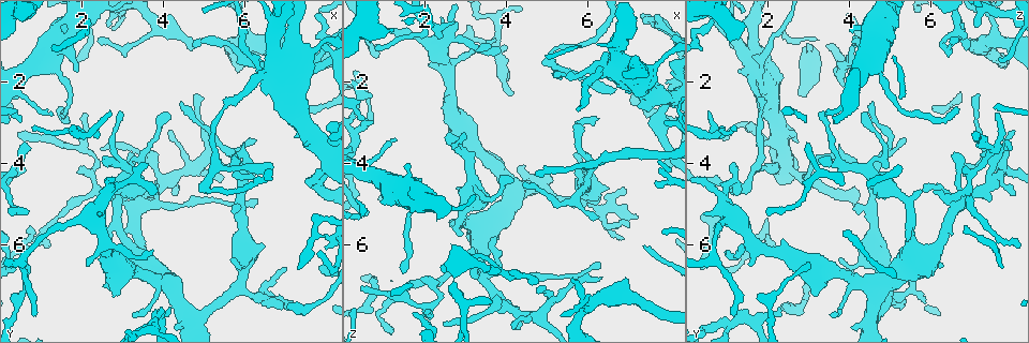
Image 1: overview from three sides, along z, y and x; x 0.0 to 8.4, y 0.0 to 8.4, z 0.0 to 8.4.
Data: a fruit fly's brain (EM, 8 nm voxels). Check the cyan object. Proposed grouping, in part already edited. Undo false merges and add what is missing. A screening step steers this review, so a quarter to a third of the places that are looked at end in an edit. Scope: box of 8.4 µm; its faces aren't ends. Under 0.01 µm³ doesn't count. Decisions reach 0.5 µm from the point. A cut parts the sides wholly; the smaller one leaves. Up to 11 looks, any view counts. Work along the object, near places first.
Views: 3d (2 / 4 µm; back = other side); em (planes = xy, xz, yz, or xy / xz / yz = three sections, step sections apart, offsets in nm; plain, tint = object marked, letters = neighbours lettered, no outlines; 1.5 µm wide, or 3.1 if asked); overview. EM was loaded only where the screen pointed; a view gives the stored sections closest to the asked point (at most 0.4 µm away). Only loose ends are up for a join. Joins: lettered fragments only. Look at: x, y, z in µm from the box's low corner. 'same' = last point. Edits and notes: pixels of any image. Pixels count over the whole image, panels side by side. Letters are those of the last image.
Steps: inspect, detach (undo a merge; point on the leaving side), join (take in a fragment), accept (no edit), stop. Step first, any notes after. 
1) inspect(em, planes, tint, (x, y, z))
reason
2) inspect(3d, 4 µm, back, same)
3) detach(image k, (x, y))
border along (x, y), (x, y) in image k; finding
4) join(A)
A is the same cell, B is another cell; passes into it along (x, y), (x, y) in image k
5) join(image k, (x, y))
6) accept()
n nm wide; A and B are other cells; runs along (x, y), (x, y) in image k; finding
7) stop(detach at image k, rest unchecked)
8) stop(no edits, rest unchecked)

inspect(em, planes, letters, (0.75, 3.15, 1.15))
thin end

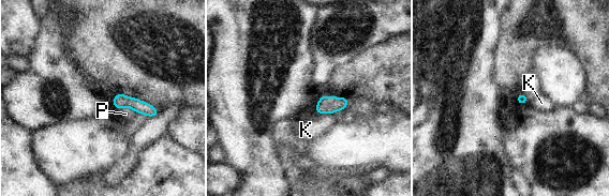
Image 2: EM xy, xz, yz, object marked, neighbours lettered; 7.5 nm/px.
accept()
K and P are other cells; runs along (116, 100), (128, 101), (154, 112) in image 2; no lettered fragment goes on from it

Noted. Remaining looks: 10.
inspect(3d, 2 µm, (1.55, 2.05, 4.90))
sudden change in width

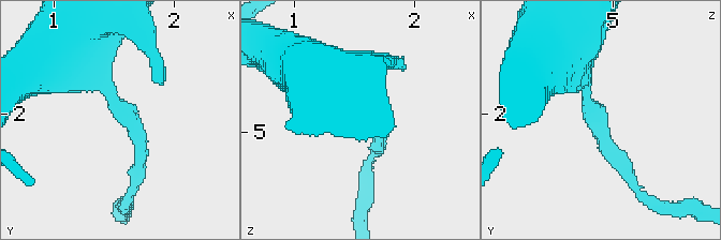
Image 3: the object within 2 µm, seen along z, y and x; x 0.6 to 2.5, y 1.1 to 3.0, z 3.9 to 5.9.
inspect(em, planes, letters, (1.60, 2.02, 4.86))

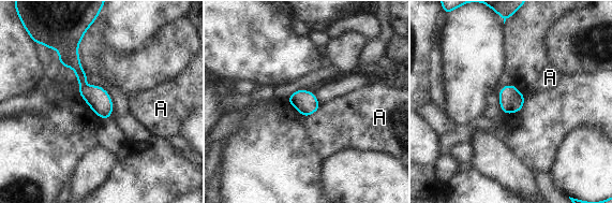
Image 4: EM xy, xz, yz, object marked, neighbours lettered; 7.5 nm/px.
accept()
A is another cell; all the same neuron

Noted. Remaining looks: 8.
inspect(em, planes, tint, (4.75, 2.35, 7.15))
an open end

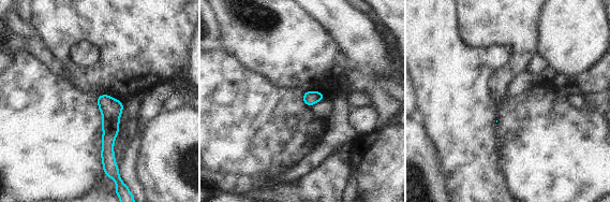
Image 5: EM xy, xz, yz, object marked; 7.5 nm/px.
inspect(em, planes, letters, same)

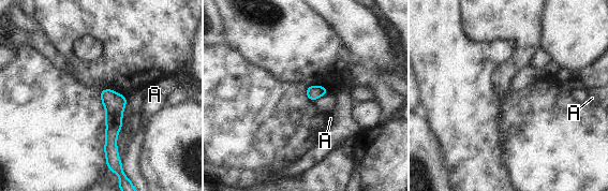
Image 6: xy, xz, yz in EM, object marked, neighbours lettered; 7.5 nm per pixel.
accept()
A is another cell; border along (121, 162), (122, 165) in image 6; none of them fits

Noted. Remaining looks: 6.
inspect(3d, 4 µm, (6.95, 7.55, 4.65))
branch stops here

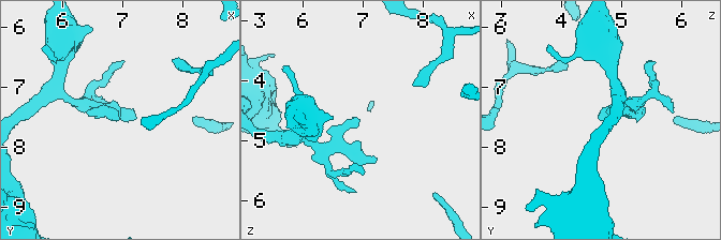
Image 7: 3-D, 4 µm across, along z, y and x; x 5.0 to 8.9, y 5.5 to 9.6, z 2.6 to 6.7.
inspect(em, yz, step 8, letters, (6.95, 7.55, 4.65))

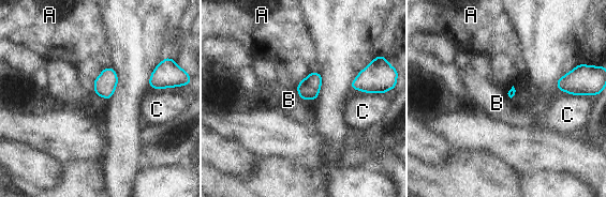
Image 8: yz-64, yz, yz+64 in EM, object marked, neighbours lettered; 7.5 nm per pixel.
inspect(em, planes, letters, same)
cut it another way

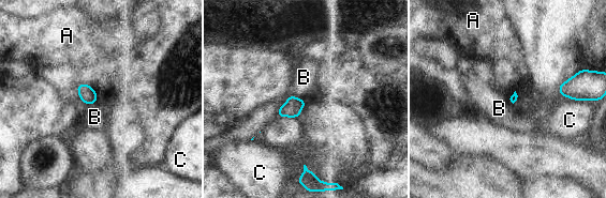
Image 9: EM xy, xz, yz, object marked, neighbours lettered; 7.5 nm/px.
accept()
A, B and C are other cells; border along (289, 94), (305, 101) in image 9; no lettered fragment goes on from it

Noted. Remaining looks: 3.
stop(no edits, rest unchecked)

